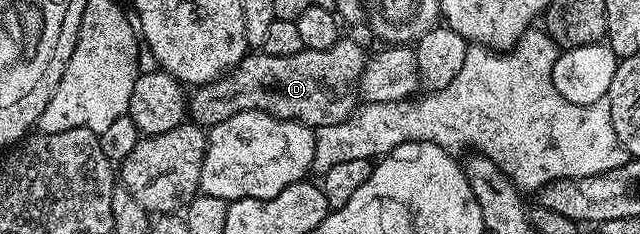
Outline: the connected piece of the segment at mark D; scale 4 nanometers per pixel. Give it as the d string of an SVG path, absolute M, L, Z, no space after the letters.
M342 39L327 51L303 48L295 55L282 57L250 51L234 69L192 90L187 101L188 116L202 127L218 125L231 115L239 115L239 111L252 109L302 121L310 127L343 123L359 105L359 82L367 64L365 47L362 42Z

